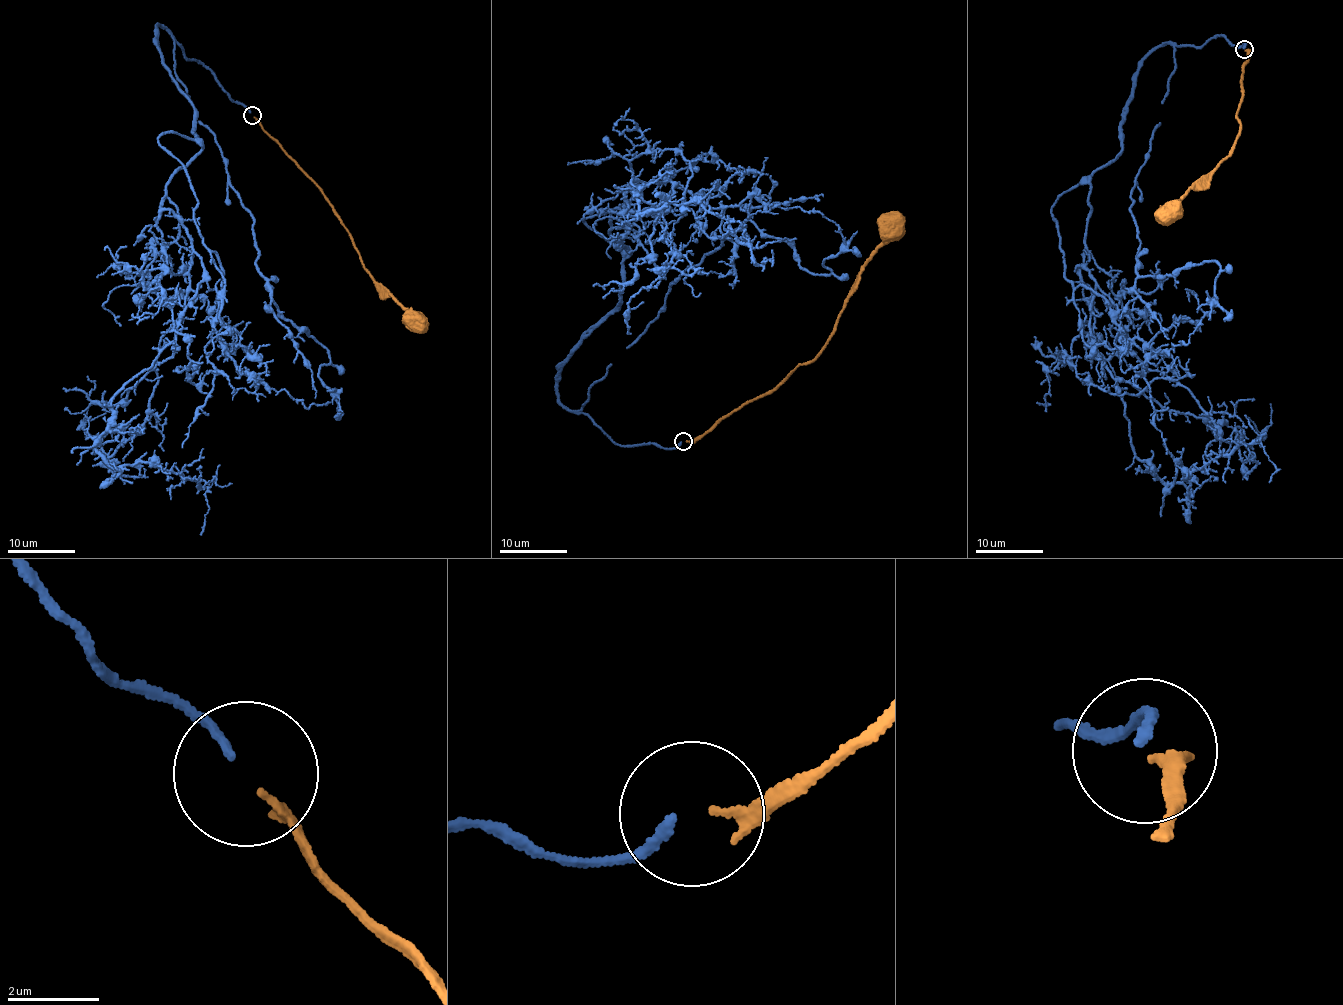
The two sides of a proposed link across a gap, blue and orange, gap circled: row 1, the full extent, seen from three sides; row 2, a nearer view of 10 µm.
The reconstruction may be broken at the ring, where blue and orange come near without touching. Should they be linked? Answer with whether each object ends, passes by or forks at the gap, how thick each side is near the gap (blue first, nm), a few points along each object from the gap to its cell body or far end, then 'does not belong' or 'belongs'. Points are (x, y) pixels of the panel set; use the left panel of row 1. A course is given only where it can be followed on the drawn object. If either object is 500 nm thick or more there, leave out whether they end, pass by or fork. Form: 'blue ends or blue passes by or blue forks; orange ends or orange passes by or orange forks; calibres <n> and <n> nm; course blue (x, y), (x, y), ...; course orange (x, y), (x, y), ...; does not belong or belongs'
blue ends; orange ends; calibres 180 and 150 nm; course blue (250, 112), (160, 24), (213, 329), (327, 404), (198, 122); course orange (254, 117), (319, 189), (351, 236), (352, 245), (375, 285), (399, 305), (419, 315), (417, 321); belongs

